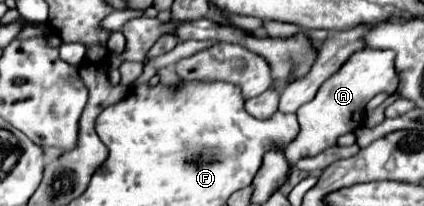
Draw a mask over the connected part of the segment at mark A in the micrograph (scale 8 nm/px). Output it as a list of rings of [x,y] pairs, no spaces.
[[[362,49],[354,53],[330,79],[320,85],[314,99],[296,111],[300,121],[300,135],[286,149],[288,175],[300,159],[314,157],[324,149],[334,147],[340,135],[358,129],[358,117],[362,125],[364,107],[376,93],[396,93],[400,79],[394,69],[394,57],[396,53],[390,49]]]

